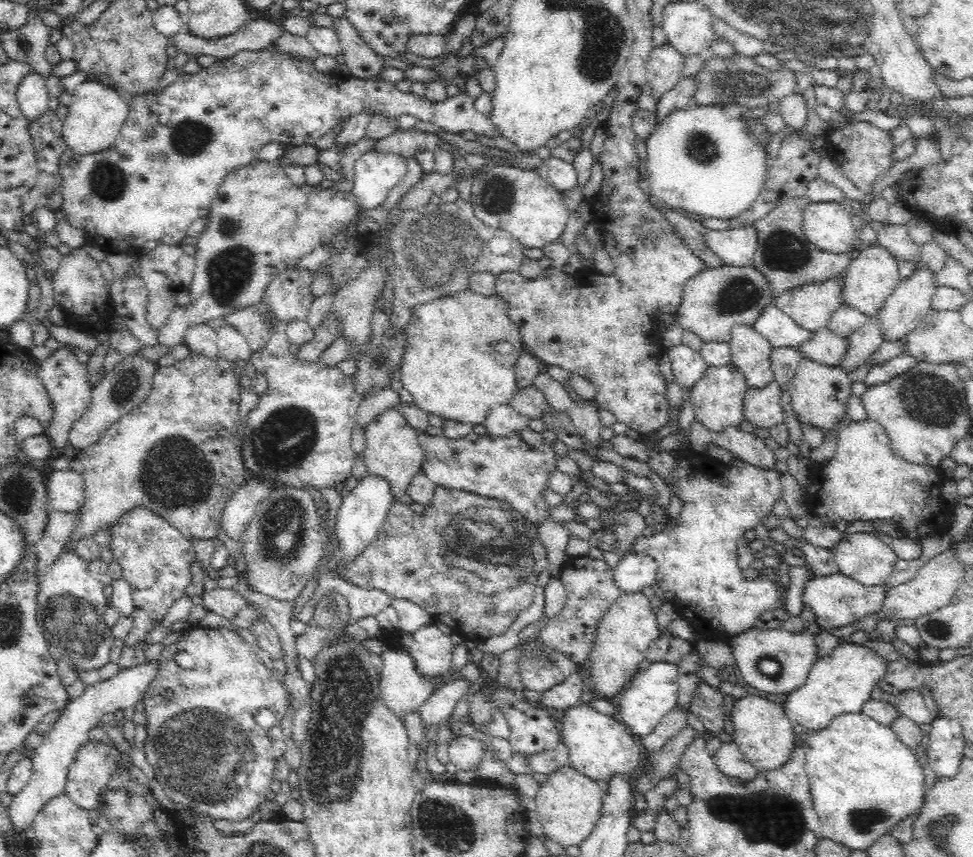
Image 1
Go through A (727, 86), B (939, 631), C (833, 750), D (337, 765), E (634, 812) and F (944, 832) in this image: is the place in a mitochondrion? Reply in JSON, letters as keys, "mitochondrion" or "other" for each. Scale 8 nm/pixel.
{"A":"mitochondrion","B":"mitochondrion","C":"other","D":"mitochondrion","E":"other","F":"mitochondrion"}

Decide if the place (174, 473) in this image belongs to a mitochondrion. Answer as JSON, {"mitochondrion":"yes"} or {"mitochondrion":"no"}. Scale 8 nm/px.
{"mitochondrion":"yes"}

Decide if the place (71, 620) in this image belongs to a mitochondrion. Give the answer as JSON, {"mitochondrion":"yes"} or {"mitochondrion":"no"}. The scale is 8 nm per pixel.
{"mitochondrion":"yes"}

